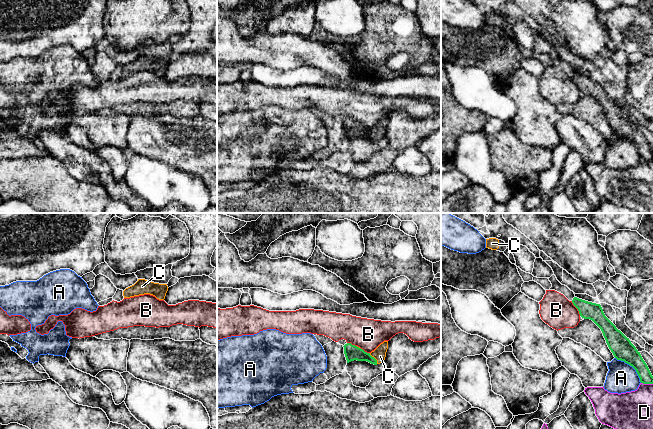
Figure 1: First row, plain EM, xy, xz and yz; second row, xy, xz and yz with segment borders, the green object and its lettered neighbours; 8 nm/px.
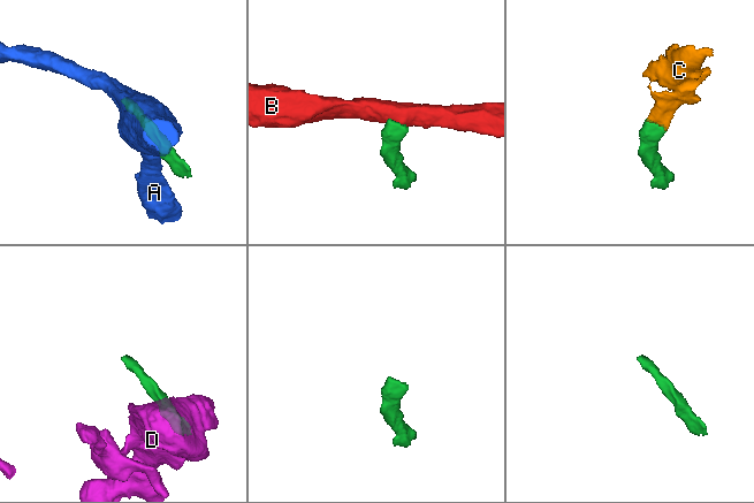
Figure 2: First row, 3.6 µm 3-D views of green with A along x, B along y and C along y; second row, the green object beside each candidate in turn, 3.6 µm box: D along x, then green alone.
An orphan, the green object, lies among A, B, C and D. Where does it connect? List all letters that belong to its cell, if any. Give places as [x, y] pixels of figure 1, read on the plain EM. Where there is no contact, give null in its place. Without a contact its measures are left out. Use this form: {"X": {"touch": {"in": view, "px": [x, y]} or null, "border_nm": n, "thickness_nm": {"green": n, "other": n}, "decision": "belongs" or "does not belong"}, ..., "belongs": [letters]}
{"A": {"touch": {"in": "yz", "px": [631, 141]}, "border_nm": 300, "thickness_nm": {"green": 170, "other": 240}, "decision": "does not belong"}, "B": {"touch": {"in": "yz", "px": [576, 83]}, "border_nm": 140, "thickness_nm": {"green": 140, "other": 260}, "decision": "does not belong"}, "C": {"touch": {"in": "xz", "px": [374, 134]}, "border_nm": 110, "thickness_nm": {"green": 120, "other": 100}, "decision": "belongs"}, "D": {"touch": {"in": "yz", "px": [647, 159]}, "border_nm": 100, "thickness_nm": {"green": 130, "other": 300}, "decision": "does not belong"}, "belongs": ["C"]}

